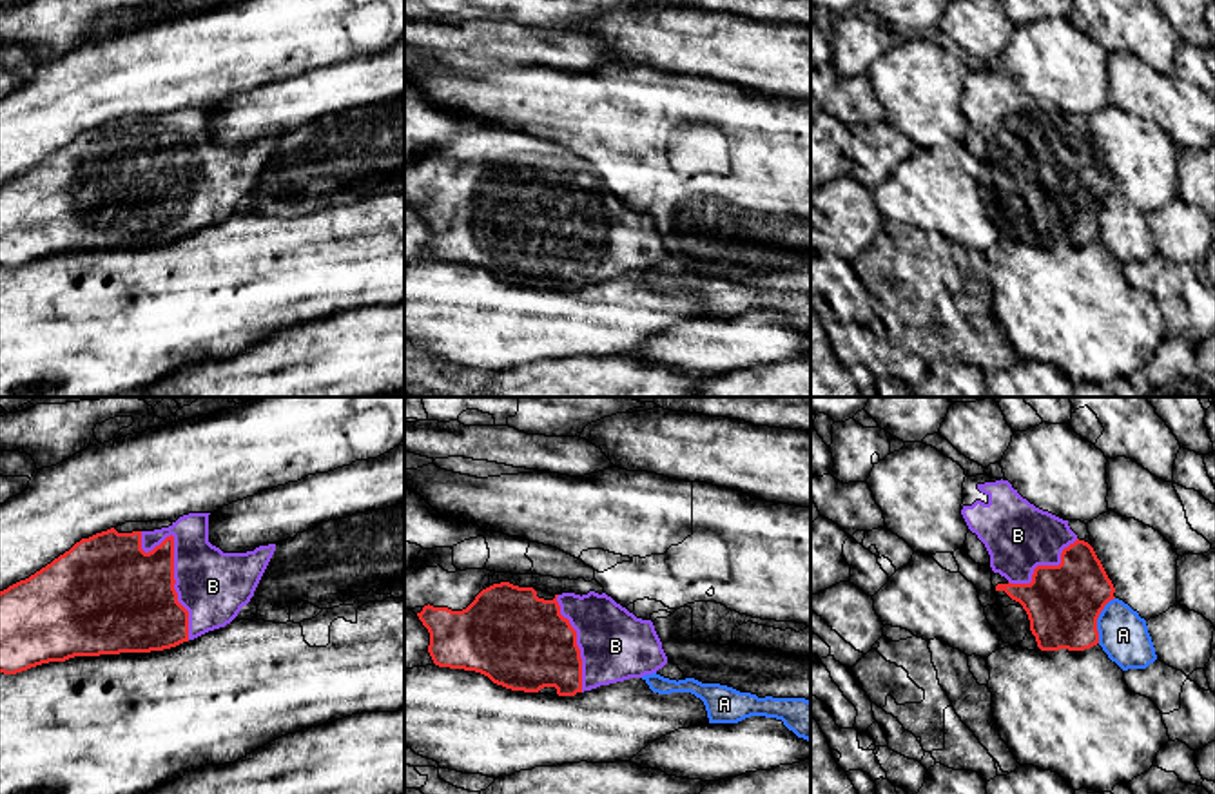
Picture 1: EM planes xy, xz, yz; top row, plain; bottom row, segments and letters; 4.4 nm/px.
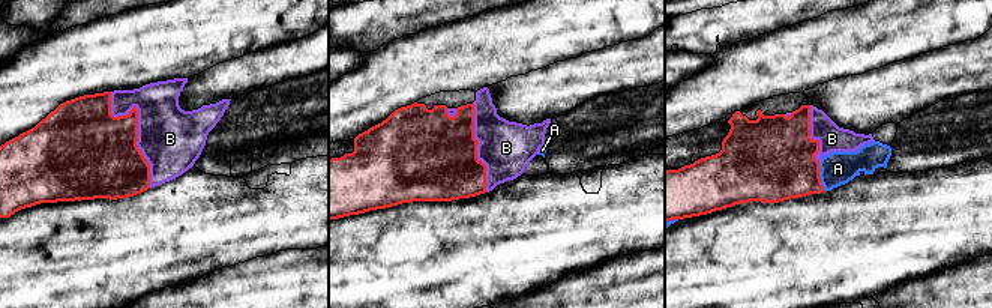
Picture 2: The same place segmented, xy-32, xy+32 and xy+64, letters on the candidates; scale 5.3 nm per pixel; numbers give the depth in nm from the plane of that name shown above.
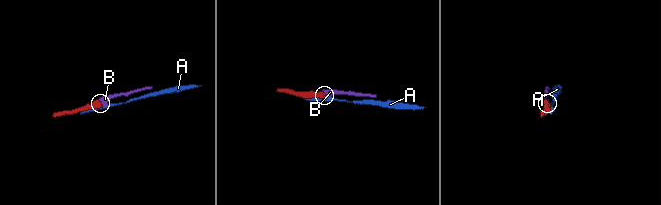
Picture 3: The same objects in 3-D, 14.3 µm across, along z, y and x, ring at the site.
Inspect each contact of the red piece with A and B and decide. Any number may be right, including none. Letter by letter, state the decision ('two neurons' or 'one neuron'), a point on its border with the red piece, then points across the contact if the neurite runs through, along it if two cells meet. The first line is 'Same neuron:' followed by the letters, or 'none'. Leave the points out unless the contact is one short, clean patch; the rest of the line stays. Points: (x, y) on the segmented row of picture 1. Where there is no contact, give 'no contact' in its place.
Same neuron: B
A: two neurons; contact yz (1096, 620)
B: one neuron; contact xy (173, 564)

